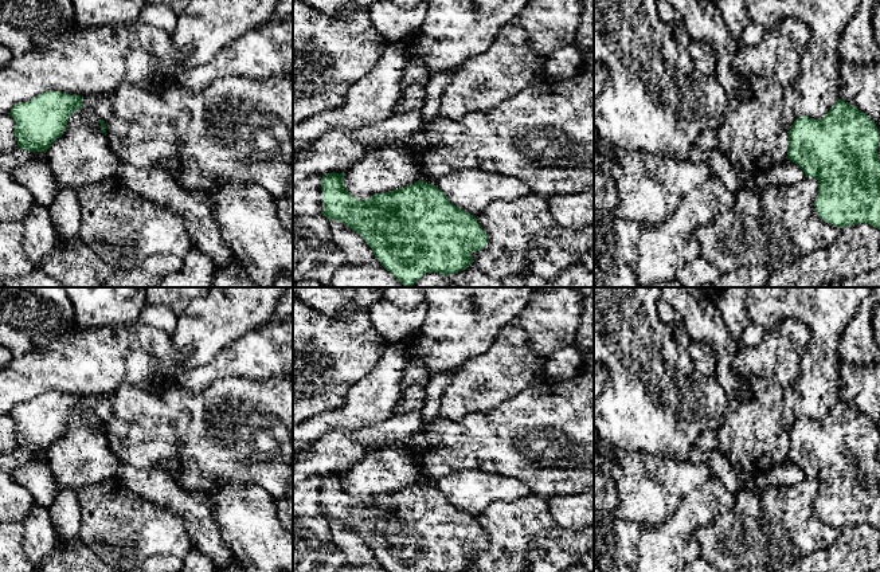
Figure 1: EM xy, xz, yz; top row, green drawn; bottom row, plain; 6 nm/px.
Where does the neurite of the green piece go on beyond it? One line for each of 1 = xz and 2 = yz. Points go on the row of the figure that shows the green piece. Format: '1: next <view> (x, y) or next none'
1: next none
2: next none

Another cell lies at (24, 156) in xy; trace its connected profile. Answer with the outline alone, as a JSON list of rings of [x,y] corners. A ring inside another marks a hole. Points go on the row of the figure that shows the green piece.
[[[20,148],[0,152],[0,222],[23,222],[30,213],[34,197],[15,179],[12,171],[21,164],[36,161],[46,161],[46,153]]]

